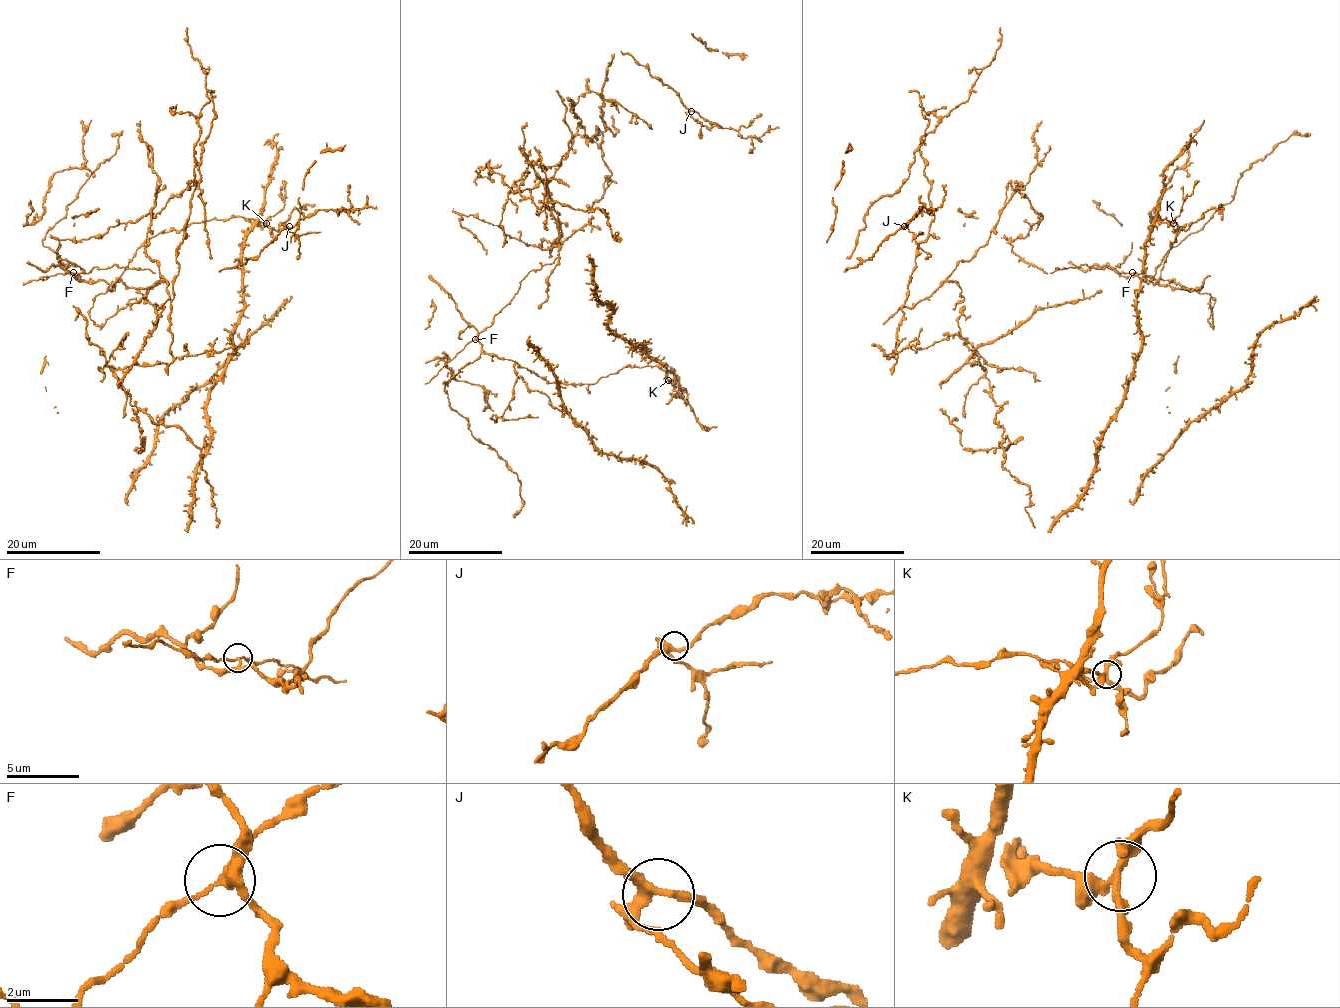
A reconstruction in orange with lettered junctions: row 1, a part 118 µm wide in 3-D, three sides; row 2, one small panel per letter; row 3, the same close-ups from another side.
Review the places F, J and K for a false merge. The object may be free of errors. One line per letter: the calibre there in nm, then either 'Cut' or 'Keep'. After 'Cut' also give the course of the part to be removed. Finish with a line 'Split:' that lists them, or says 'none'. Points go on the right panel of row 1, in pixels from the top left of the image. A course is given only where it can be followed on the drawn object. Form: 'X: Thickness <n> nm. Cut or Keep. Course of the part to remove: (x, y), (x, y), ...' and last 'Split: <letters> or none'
F: Thickness 160 nm. Cut. Course of the part to remove: (1132, 272), (1119, 273), (1108, 267), (1095, 269), (1085, 264), (1056, 269), (1050, 273)
J: Thickness 280 nm. Keep
K: Thickness 260 nm. Keep
Split: F

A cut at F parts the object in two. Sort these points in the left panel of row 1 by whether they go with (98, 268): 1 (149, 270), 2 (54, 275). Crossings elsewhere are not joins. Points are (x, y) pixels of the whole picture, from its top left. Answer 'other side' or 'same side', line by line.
1: same side
2: same side

